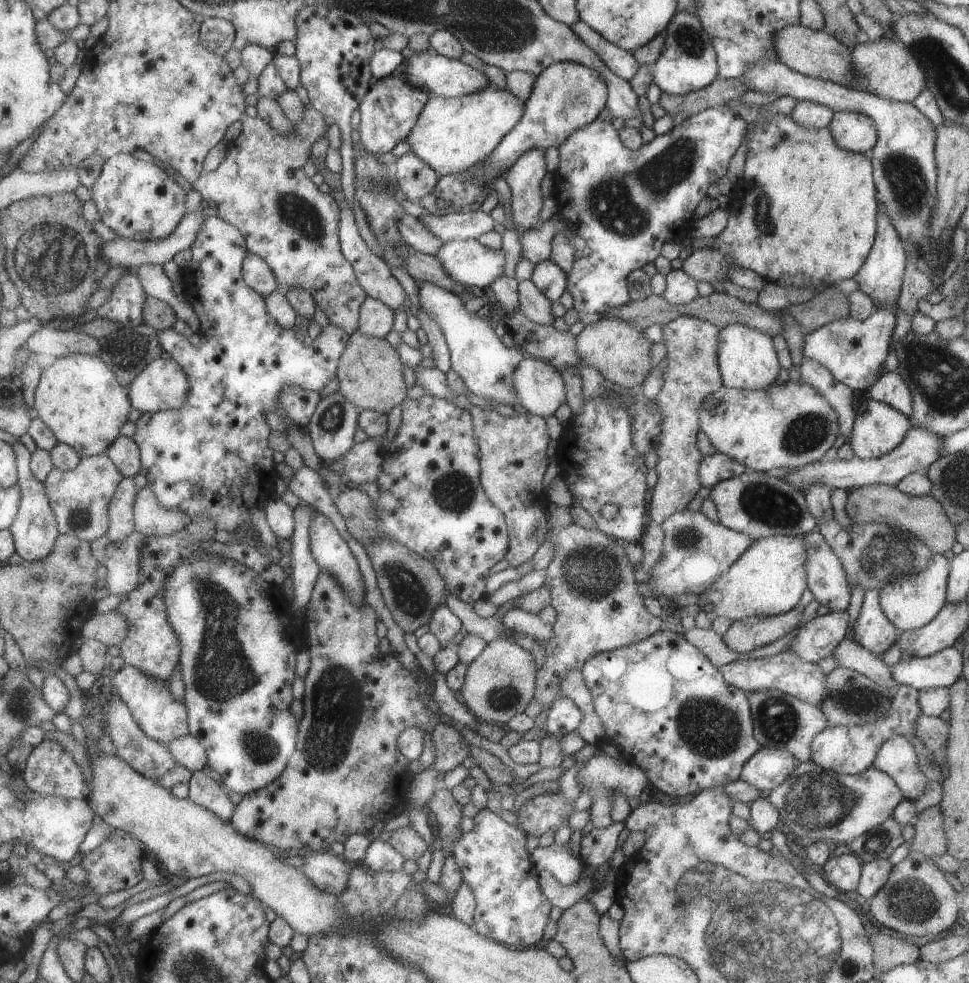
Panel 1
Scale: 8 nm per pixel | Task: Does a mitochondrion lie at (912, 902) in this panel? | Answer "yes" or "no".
yes

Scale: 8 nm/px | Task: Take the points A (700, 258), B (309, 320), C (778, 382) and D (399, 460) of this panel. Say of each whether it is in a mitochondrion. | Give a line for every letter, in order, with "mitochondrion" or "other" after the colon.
A: other
B: other
C: other
D: other

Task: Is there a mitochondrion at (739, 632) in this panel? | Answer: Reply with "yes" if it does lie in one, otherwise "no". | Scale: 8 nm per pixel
no

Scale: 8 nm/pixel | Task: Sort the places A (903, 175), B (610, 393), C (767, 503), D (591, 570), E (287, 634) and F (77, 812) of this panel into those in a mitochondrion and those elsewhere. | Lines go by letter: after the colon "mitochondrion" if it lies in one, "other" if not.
A: mitochondrion
B: other
C: mitochondrion
D: mitochondrion
E: other
F: other

